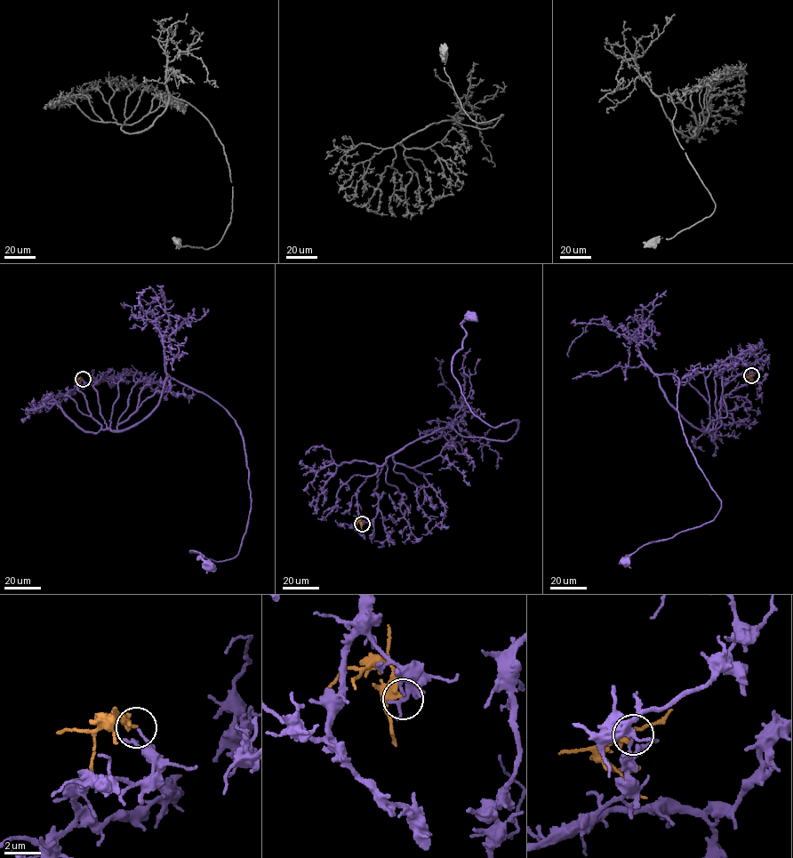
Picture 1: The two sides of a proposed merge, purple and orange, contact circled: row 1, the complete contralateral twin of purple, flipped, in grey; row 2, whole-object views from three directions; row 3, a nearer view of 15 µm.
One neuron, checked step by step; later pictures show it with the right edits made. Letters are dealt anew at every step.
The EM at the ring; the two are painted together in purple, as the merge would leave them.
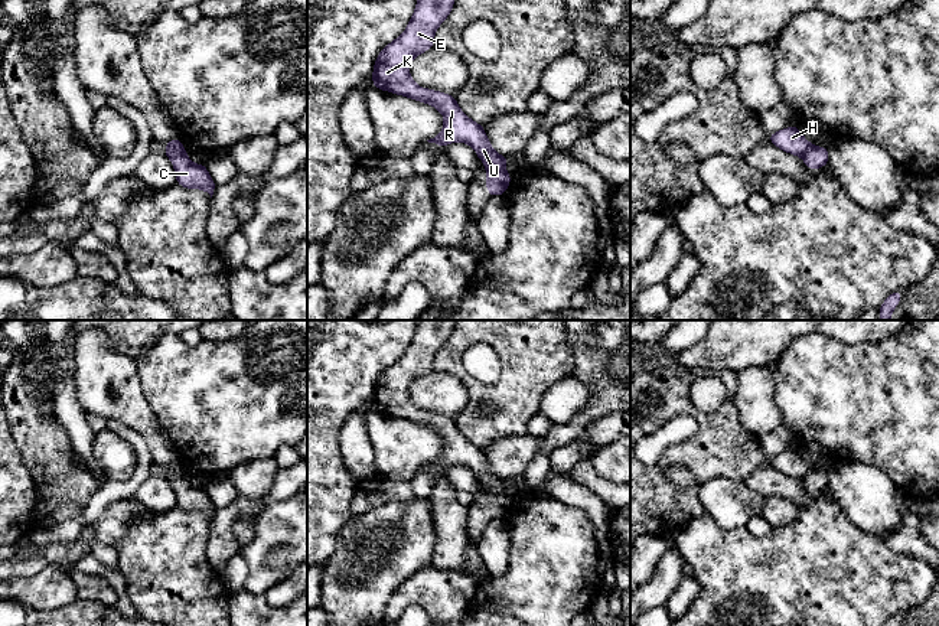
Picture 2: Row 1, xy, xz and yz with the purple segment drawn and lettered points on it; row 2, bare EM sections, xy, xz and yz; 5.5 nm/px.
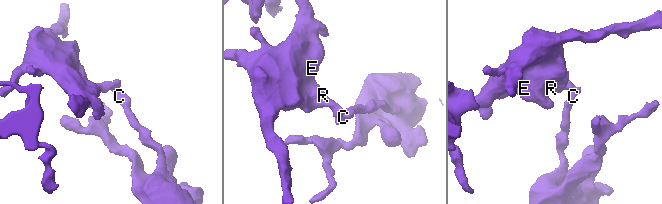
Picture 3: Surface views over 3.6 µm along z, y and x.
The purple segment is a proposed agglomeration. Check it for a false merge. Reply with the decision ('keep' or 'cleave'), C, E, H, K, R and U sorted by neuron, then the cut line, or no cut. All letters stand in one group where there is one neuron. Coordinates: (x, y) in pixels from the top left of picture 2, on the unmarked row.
cleave; groups C / E H K R U; cut xy (166, 470), (182, 472)

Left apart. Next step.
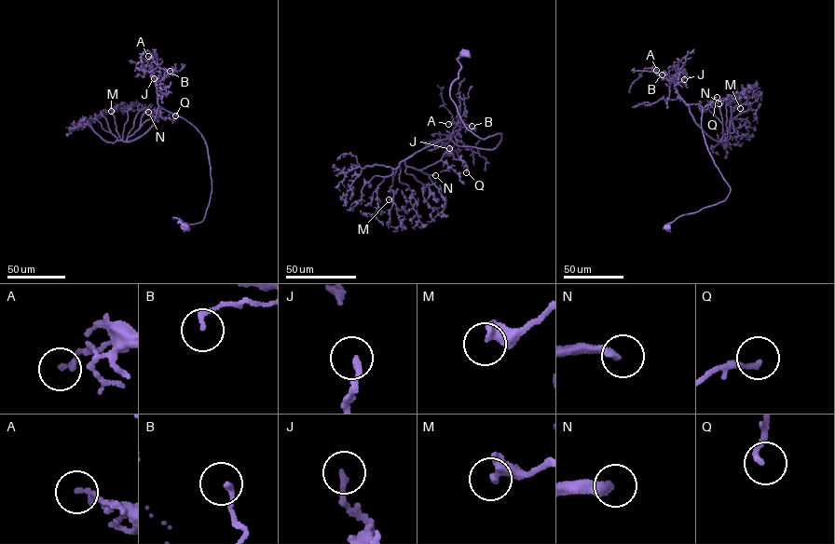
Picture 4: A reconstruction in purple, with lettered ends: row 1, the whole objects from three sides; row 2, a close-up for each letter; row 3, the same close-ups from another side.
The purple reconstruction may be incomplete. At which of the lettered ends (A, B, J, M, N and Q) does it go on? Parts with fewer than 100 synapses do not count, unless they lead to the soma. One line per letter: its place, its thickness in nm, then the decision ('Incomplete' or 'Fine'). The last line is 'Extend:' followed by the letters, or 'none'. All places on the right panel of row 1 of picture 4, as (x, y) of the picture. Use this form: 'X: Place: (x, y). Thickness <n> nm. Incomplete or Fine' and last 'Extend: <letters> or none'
A: Place: (656, 70). Thickness 200 nm. Fine
B: Place: (662, 74). Thickness 180 nm. Fine
J: Place: (684, 79). Thickness 200 nm. Fine
M: Place: (740, 108). Thickness 480 nm. Fine
N: Place: (718, 103). Thickness 280 nm. Incomplete
Q: Place: (717, 97). Thickness 190 nm. Fine
Extend: N

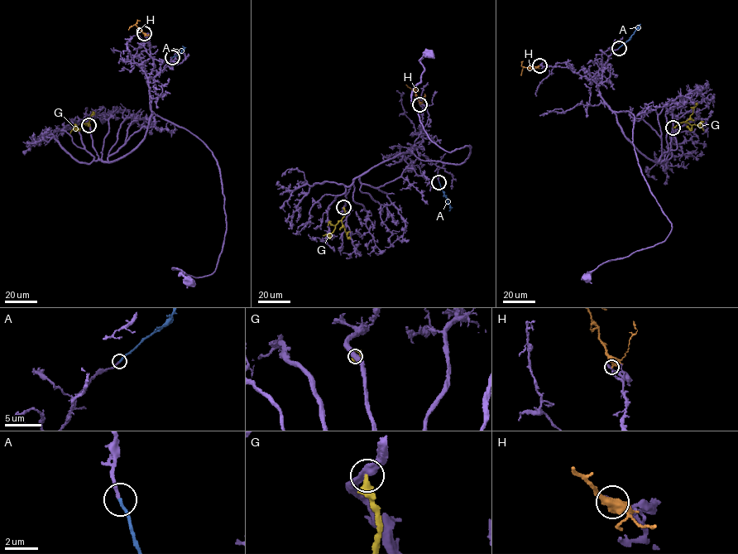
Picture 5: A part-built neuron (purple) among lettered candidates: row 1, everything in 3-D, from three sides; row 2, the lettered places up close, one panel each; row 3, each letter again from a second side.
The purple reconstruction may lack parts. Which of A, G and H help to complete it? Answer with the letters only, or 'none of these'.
A

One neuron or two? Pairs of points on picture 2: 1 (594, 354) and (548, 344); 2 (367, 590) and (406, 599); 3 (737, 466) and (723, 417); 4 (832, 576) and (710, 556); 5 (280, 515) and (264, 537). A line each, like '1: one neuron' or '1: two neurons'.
1: two neurons
2: two neurons
3: one neuron
4: one neuron
5: one neuron

